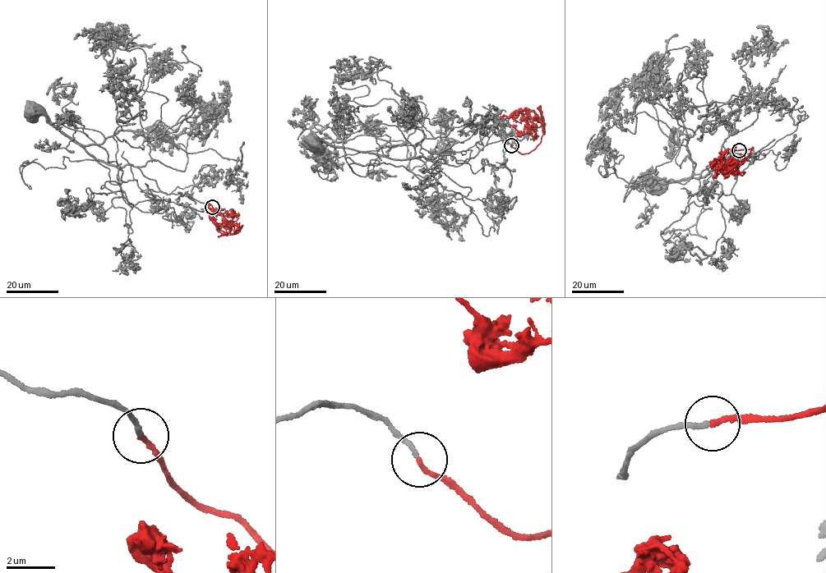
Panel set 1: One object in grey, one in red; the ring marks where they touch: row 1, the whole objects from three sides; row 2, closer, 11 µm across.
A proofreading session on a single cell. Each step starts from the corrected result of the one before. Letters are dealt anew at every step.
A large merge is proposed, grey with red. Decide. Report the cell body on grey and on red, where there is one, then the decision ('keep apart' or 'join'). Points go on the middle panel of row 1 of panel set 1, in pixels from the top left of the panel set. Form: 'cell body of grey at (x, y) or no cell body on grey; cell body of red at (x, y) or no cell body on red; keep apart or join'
cell body of grey at (313, 144); no cell body on red; join

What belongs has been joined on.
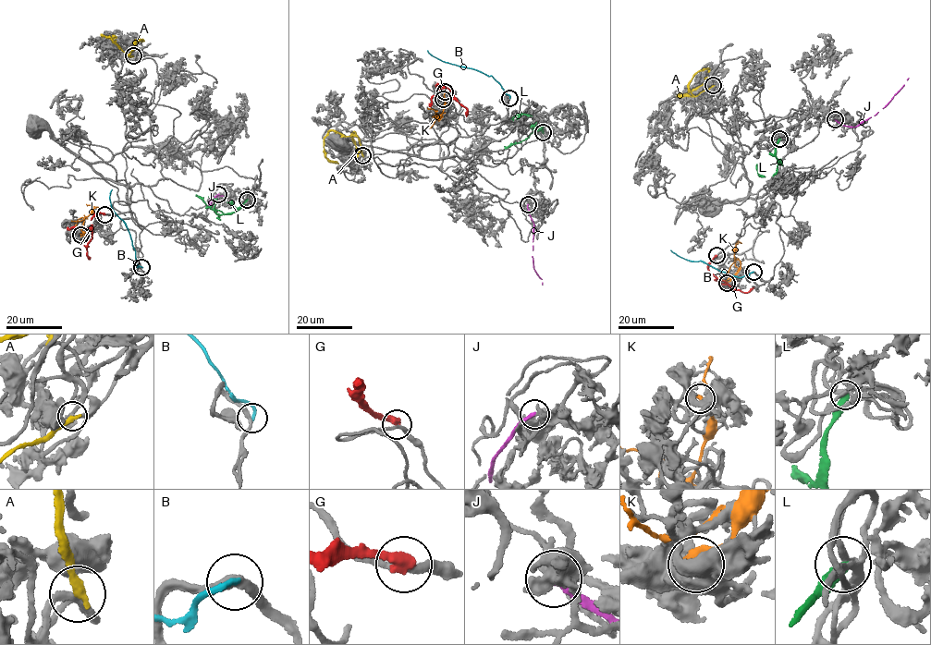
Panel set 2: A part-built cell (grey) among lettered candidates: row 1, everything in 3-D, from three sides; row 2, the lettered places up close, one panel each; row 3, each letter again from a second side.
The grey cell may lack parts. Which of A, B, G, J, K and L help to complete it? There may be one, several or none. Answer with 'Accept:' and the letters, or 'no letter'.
Accept: no letter

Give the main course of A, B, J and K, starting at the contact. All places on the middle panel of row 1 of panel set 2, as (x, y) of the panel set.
A: (362, 155), (357, 137), (329, 131), (324, 138), (325, 156), (338, 164)
B: (509, 98), (494, 78), (442, 61), (427, 50)
J: (527, 204), (534, 232), (532, 265), (543, 285)
K: (443, 99), (445, 103), (440, 118), (438, 120), (436, 115), (429, 127)

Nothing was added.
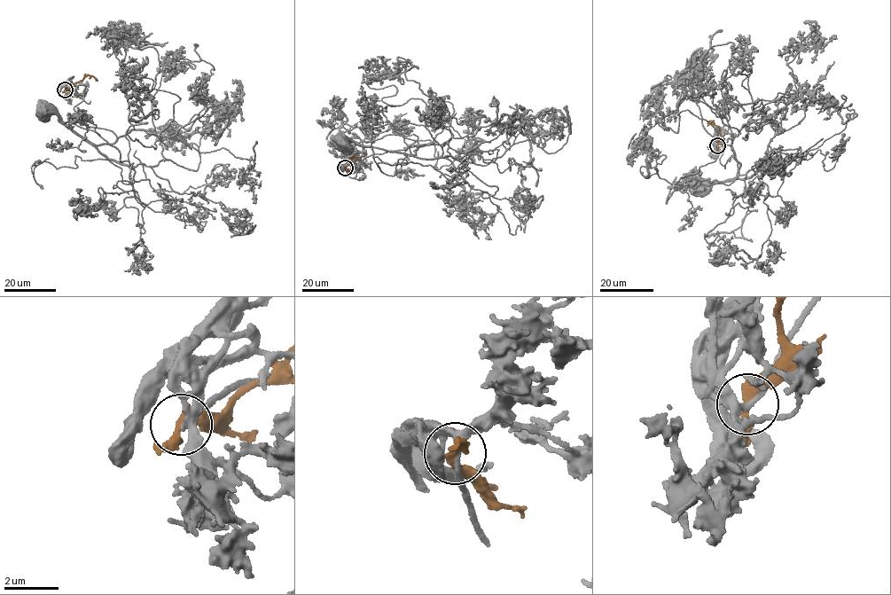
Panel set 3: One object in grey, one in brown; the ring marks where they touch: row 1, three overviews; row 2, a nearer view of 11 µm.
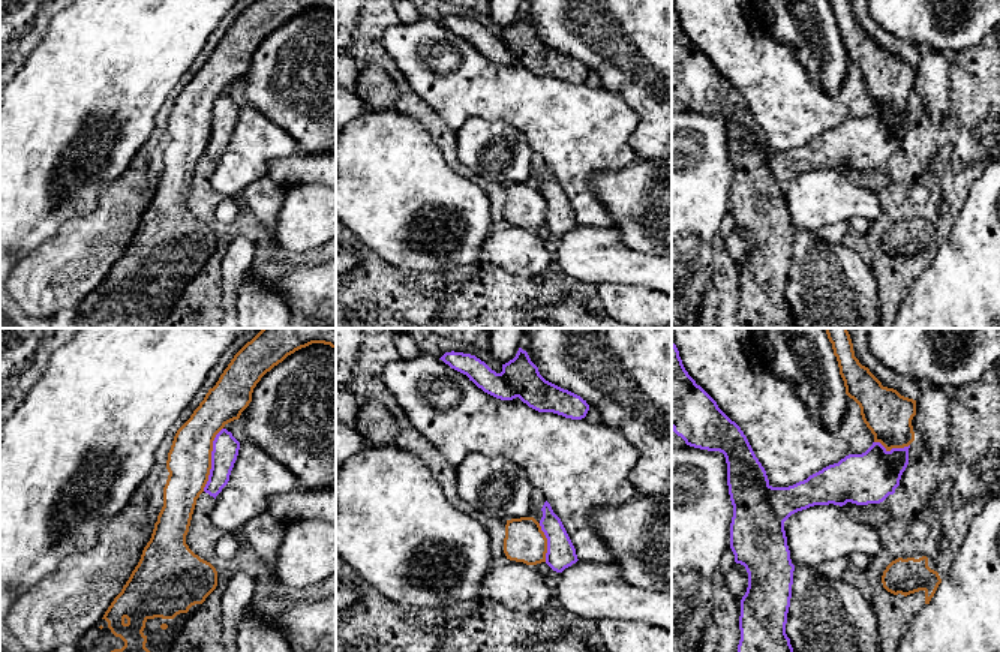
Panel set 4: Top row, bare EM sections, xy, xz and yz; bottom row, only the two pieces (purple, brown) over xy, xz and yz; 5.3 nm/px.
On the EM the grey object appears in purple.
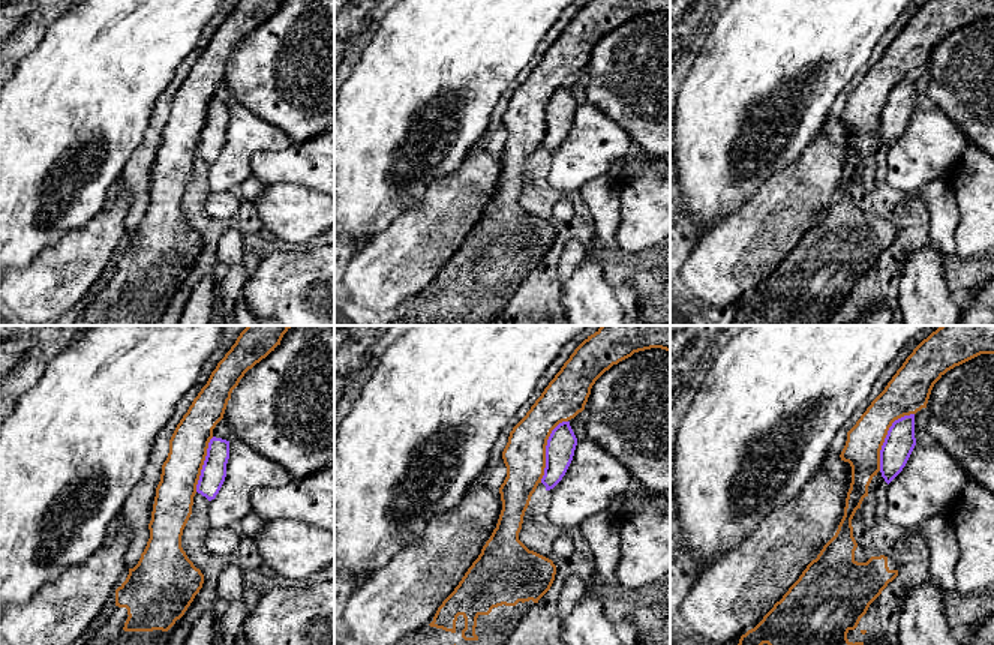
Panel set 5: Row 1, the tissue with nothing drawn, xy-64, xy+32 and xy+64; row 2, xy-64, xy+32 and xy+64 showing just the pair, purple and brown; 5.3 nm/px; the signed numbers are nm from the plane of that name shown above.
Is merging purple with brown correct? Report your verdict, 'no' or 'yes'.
no

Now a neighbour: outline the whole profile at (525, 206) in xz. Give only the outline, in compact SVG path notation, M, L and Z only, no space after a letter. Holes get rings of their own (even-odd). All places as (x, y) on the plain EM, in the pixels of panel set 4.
M534 181L507 184L504 217L507 223L537 229L546 226L547 202Z

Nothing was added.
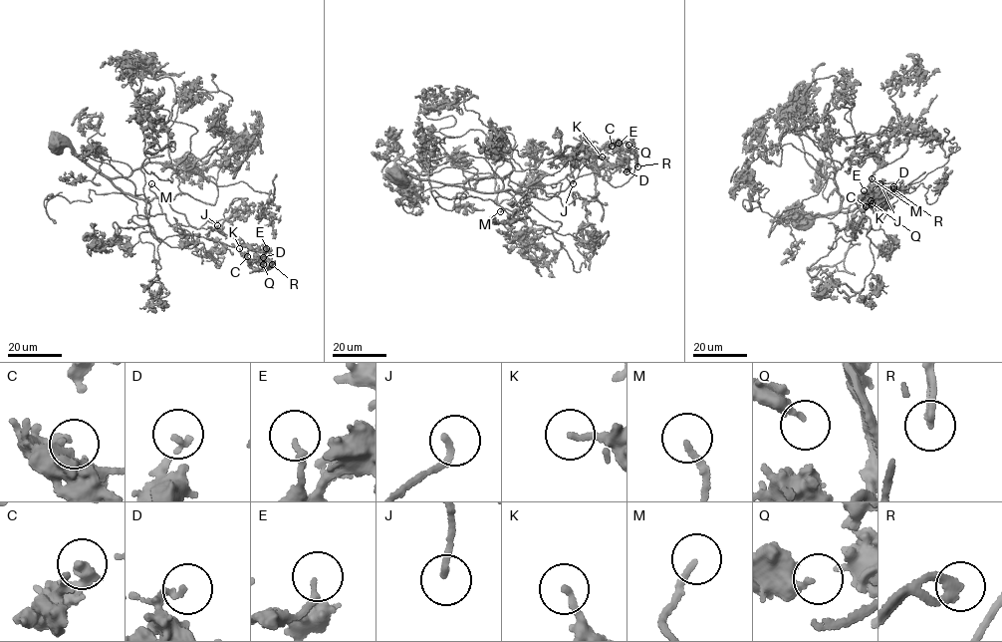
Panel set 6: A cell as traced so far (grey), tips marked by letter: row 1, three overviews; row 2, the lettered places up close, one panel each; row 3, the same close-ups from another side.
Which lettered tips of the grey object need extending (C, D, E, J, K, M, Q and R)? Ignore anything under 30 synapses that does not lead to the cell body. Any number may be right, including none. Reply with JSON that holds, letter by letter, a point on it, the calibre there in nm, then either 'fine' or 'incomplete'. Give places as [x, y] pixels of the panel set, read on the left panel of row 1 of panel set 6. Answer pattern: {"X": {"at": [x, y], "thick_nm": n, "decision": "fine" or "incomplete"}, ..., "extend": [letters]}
{"C": {"at": [247, 256], "thick_nm": 180, "decision": "fine"}, "D": {"at": [263, 257], "thick_nm": 150, "decision": "fine"}, "E": {"at": [266, 248], "thick_nm": 180, "decision": "fine"}, "J": {"at": [217, 225], "thick_nm": 200, "decision": "incomplete"}, "K": {"at": [239, 248], "thick_nm": 170, "decision": "fine"}, "M": {"at": [151, 183], "thick_nm": 190, "decision": "incomplete"}, "Q": {"at": [263, 264], "thick_nm": 190, "decision": "fine"}, "R": {"at": [272, 264], "thick_nm": 280, "decision": "fine"}, "extend": ["J", "M"]}

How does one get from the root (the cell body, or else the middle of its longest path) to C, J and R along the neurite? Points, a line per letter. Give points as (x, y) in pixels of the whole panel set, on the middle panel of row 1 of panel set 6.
C: (397, 178), (546, 199), (591, 172), (617, 187), (629, 179), (634, 151), (612, 146)
J: (397, 178), (408, 174), (489, 193), (509, 189), (546, 199), (568, 187), (568, 174), (573, 176), (573, 183)
R: (397, 178), (546, 199), (594, 172), (620, 186), (634, 172), (636, 156), (637, 166)

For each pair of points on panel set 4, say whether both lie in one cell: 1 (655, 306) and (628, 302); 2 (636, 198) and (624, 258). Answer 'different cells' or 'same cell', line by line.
1: same cell
2: different cells

